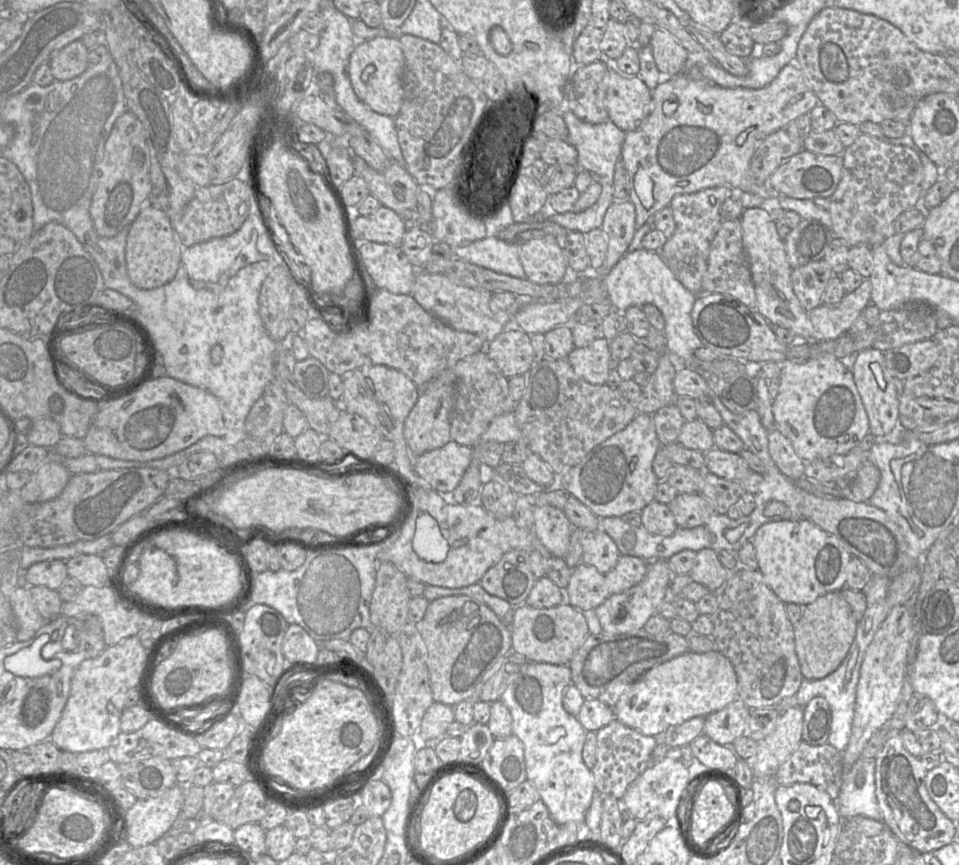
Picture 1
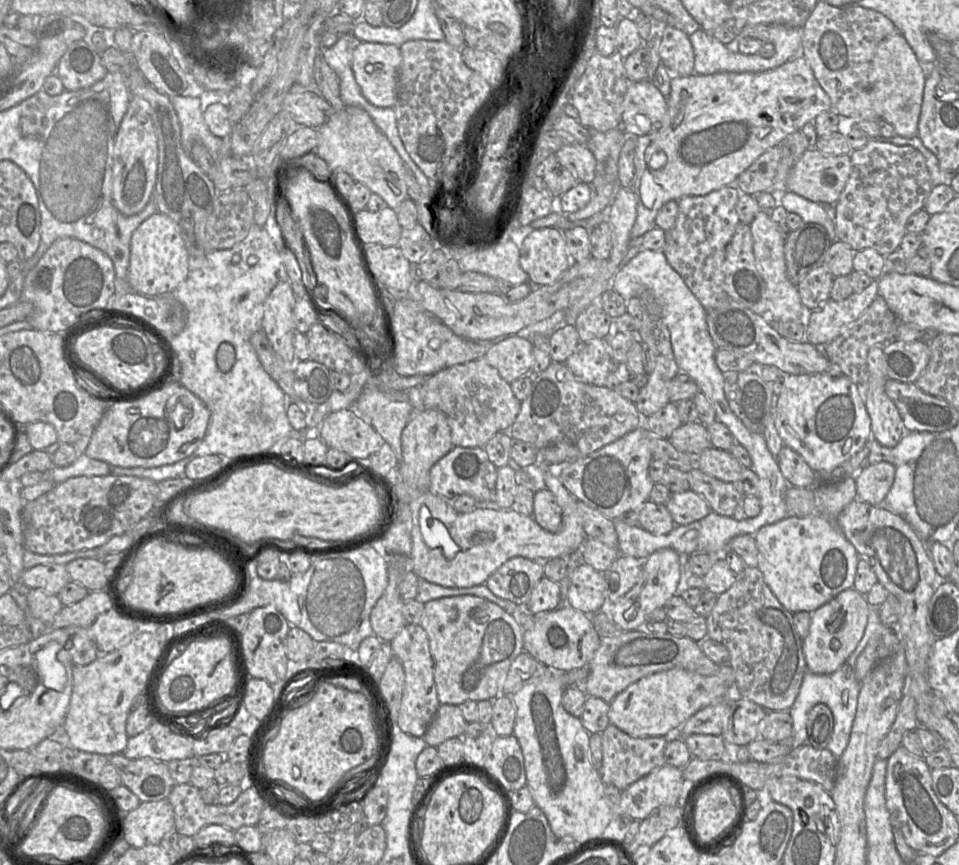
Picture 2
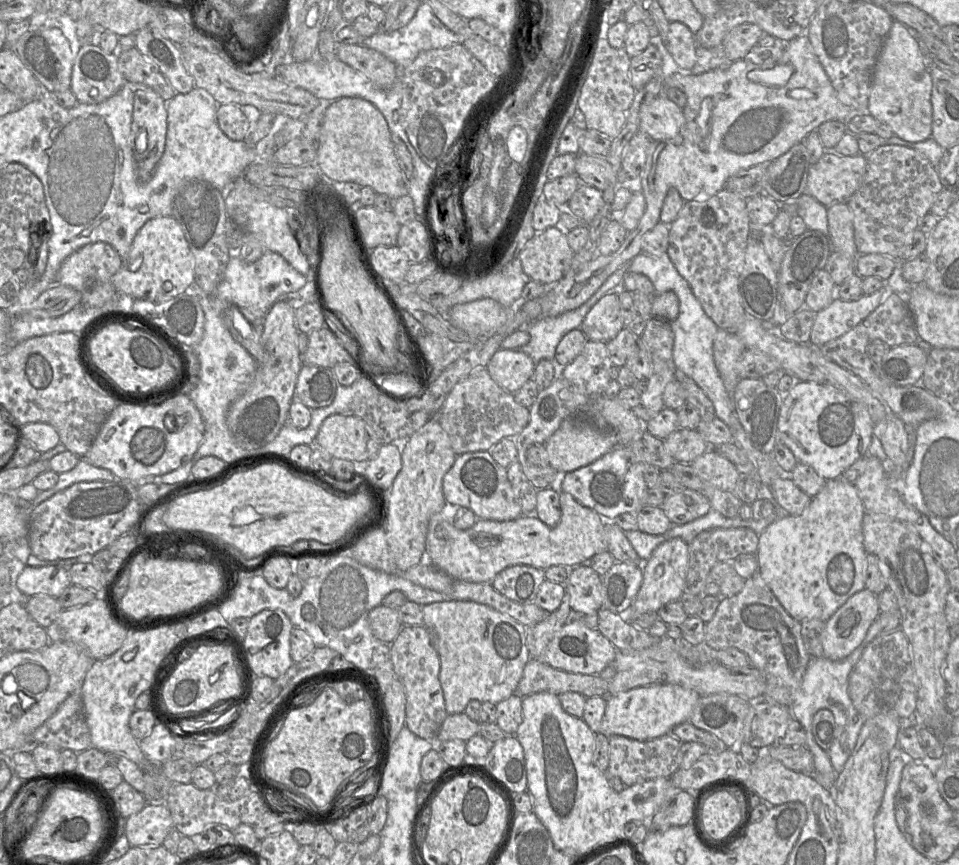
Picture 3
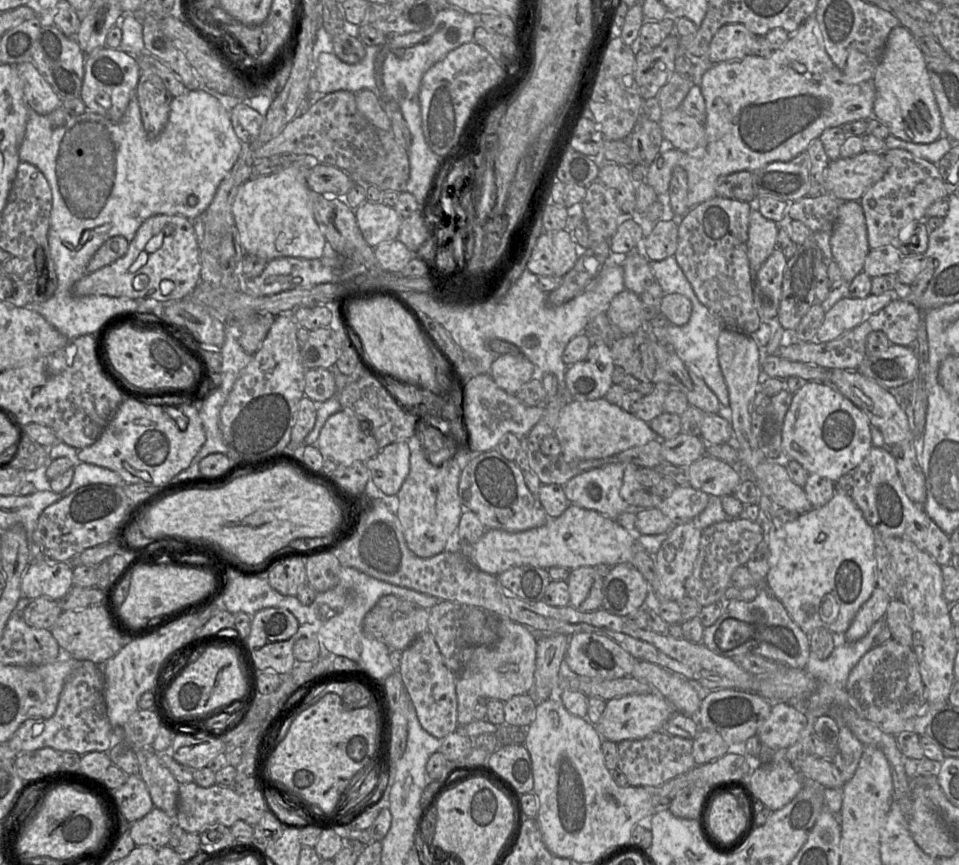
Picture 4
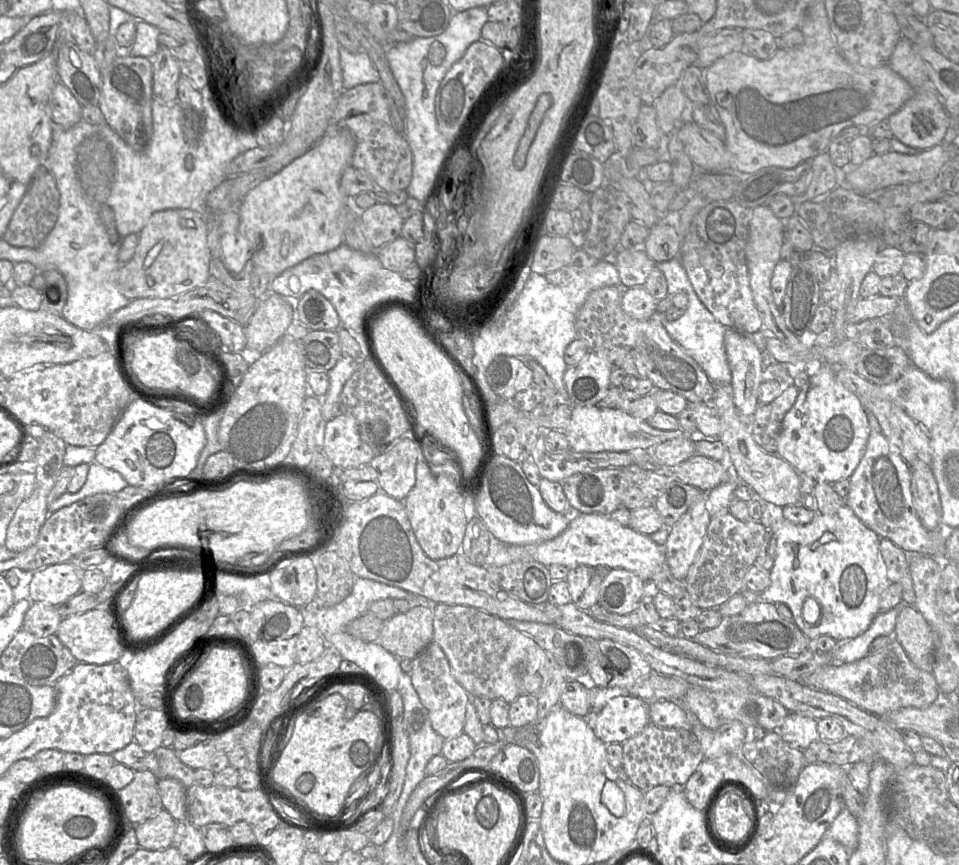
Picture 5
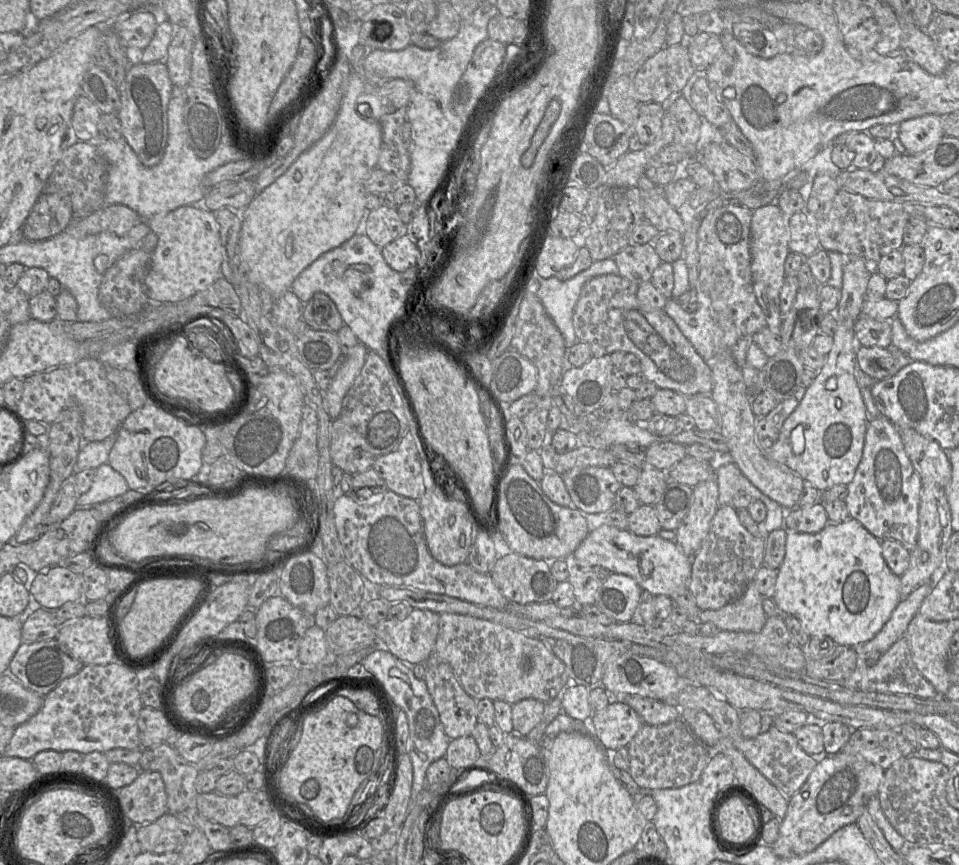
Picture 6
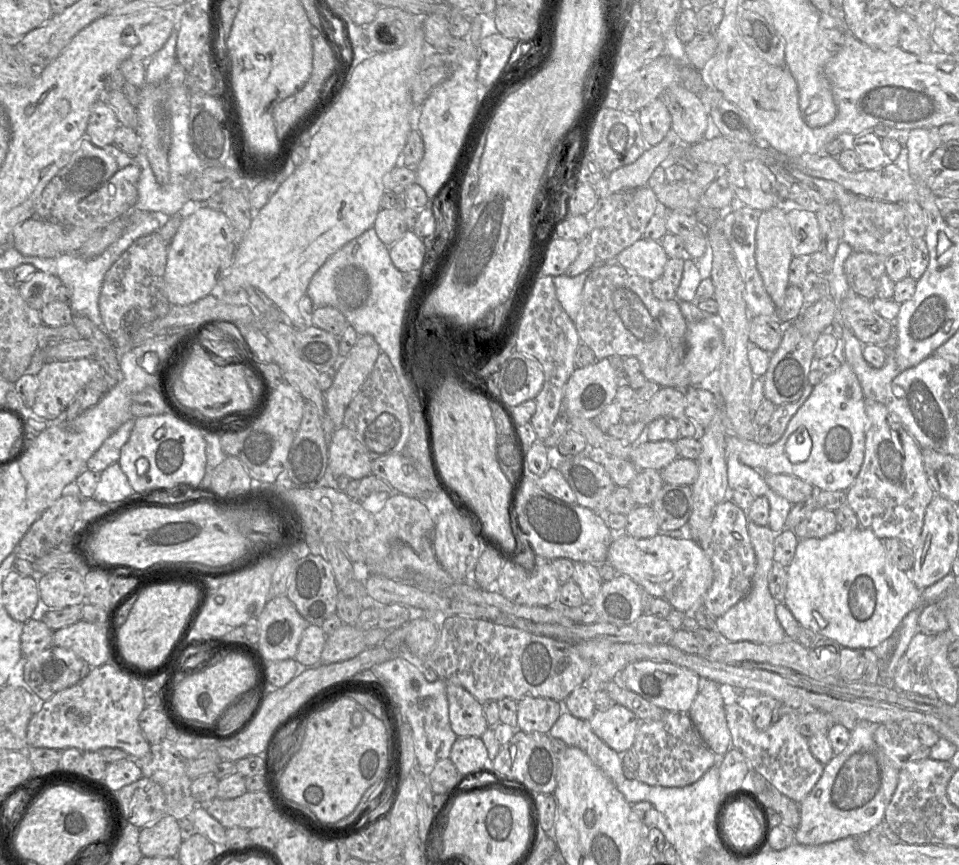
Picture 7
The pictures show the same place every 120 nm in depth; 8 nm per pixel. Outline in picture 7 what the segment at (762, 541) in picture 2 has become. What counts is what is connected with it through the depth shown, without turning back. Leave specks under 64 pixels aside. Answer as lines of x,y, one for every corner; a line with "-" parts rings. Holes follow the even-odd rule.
859,527
854,530
838,528
835,532
822,538
799,539
792,562
787,567
788,581
783,603
789,608
800,625
810,628
821,637
830,638
840,646
850,649
874,649
895,633
905,616
916,608
922,608
925,604
921,590
912,582
910,574
899,570
890,560
883,540
879,539
870,529

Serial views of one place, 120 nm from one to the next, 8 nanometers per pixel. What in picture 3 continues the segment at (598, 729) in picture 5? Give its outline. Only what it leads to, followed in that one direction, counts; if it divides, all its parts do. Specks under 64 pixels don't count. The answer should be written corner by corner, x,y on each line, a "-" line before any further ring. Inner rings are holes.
656,684
634,688
607,696
607,706
601,730
607,736
620,735
638,741
648,741
669,734
672,729
690,719
700,695
677,684

